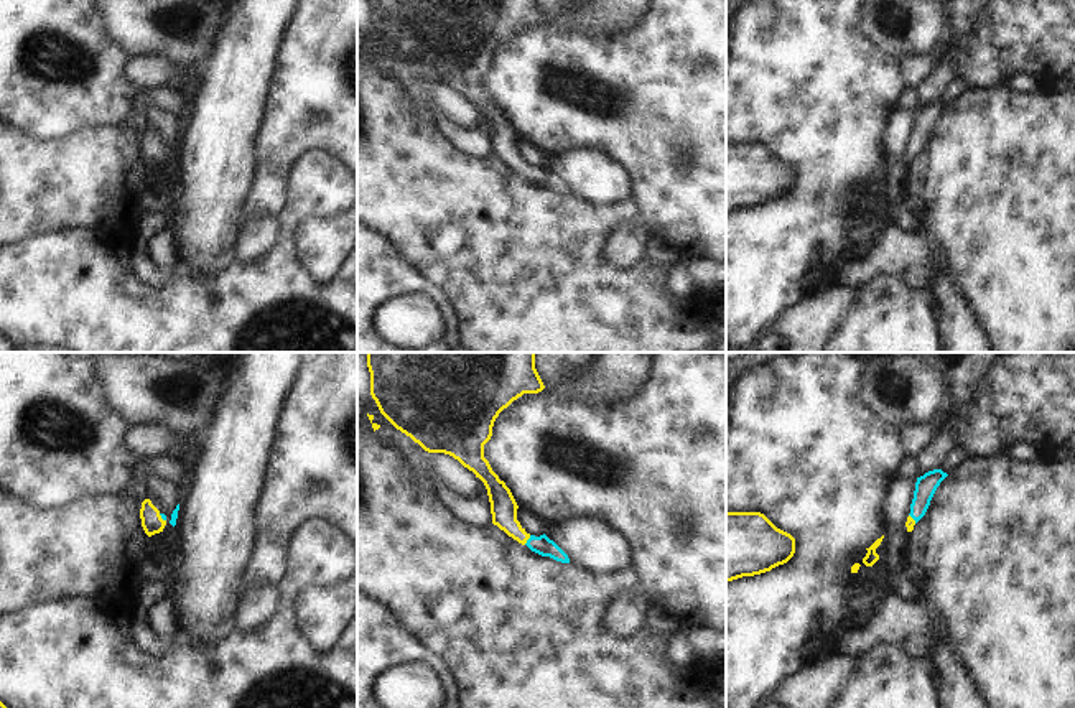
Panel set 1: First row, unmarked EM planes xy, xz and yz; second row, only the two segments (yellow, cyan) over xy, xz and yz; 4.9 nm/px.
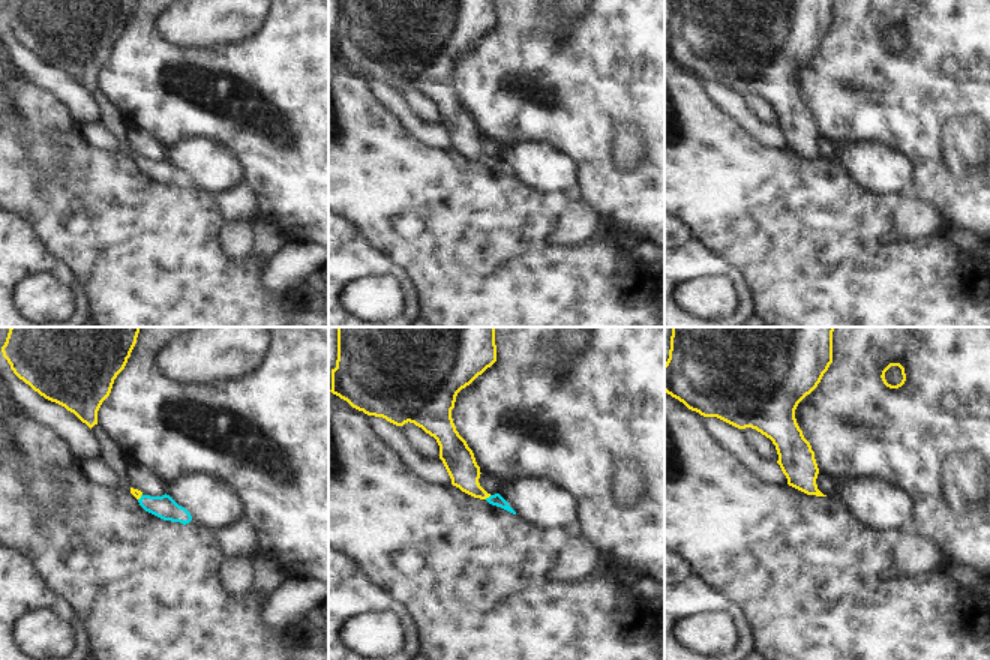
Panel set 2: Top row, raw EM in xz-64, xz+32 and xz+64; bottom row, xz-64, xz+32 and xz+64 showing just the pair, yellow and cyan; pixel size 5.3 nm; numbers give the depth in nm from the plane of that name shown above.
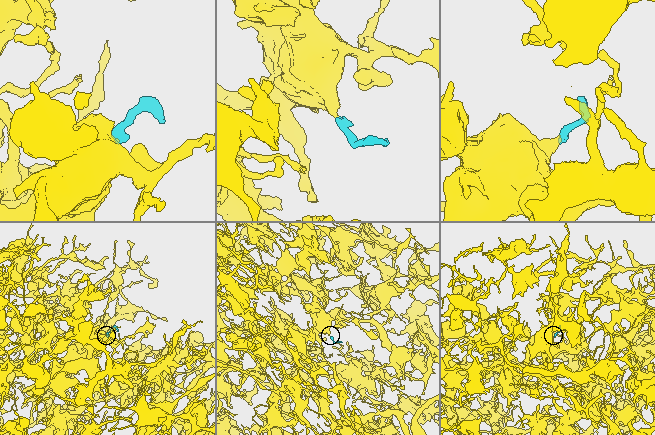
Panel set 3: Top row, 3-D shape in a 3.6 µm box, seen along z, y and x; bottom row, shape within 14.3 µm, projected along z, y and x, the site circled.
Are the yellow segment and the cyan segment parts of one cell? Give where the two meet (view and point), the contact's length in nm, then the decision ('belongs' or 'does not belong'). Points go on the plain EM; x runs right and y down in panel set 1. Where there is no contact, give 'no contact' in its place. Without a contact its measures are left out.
xz (527, 170) | 60 nm | belongs

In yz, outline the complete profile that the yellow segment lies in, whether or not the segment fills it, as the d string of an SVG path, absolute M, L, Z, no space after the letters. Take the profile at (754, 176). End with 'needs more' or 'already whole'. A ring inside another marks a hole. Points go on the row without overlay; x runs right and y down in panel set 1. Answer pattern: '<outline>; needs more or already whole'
M726 143L726 214L787 194L795 170L761 143Z; already whole

